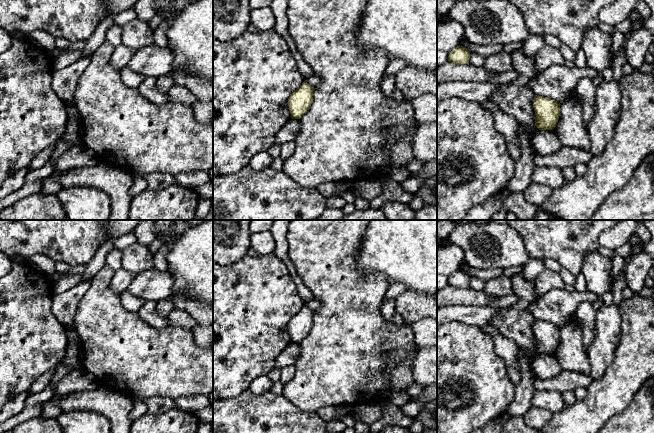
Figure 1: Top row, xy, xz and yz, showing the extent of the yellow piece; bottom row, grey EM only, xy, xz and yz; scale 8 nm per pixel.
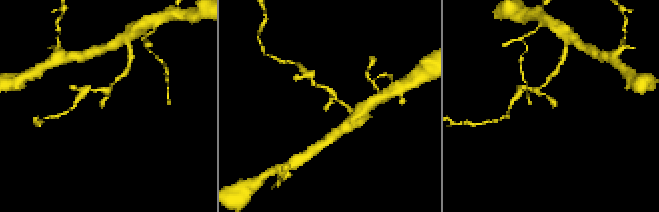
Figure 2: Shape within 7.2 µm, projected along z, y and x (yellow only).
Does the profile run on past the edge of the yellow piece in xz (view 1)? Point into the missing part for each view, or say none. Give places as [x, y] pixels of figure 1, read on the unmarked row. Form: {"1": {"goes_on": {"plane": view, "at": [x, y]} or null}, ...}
{"1": {"goes_on": null}}

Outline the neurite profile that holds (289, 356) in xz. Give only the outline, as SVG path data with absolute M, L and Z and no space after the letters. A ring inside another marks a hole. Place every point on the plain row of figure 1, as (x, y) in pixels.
M290 343L277 357L275 362L276 369L282 369L290 365L295 365L299 356L301 348L299 343Z

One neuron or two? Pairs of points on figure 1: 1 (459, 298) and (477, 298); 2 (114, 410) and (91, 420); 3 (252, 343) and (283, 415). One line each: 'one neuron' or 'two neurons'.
1: one neuron
2: two neurons
3: two neurons

